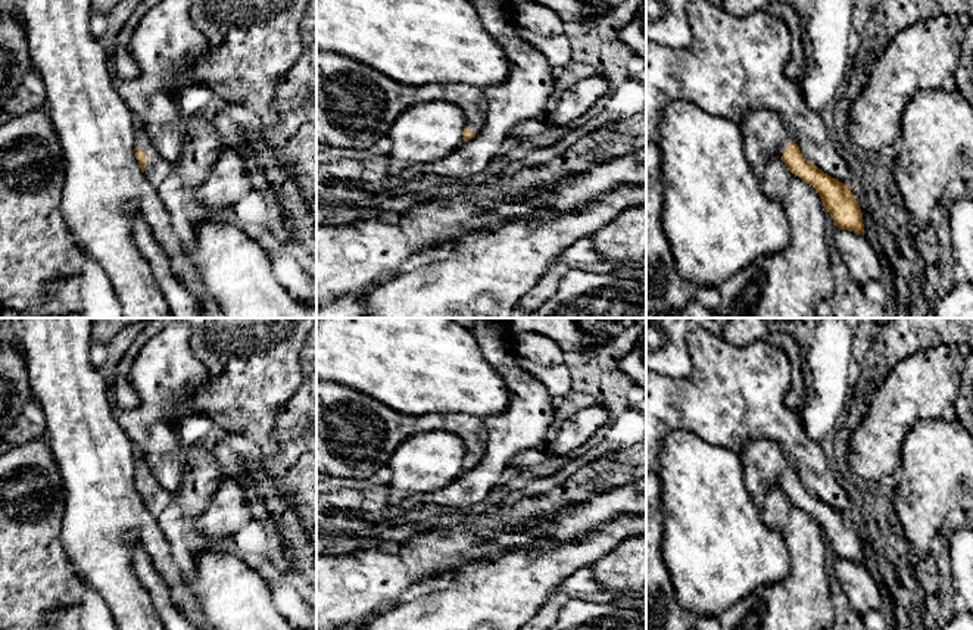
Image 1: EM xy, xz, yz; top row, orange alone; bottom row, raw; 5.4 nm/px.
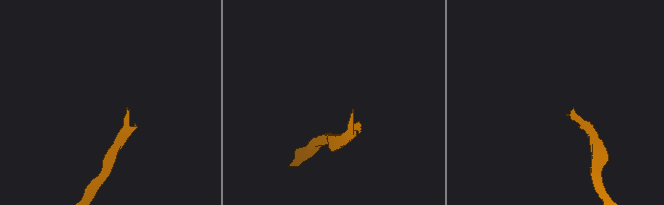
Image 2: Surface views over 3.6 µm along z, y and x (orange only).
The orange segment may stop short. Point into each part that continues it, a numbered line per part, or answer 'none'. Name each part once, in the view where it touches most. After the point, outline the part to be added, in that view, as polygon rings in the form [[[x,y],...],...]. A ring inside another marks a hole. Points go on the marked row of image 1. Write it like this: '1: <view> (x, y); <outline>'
1: xy (156, 170); [[[140,127],[135,128],[135,146],[146,155],[144,174],[149,183],[158,188],[171,172],[172,165],[156,153],[146,131]]]

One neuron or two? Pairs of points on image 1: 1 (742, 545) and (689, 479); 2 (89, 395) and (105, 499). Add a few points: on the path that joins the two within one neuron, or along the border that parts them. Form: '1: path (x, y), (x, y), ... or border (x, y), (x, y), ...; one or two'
1: path (726, 529), (707, 510), (702, 495); one
2: path (89, 421), (97, 473); one

